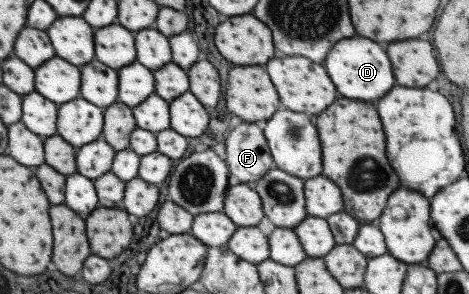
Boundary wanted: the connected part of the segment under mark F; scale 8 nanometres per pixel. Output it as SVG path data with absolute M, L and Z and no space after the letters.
M254 123L232 127L223 143L229 175L234 175L240 183L253 184L275 167L262 130Z

